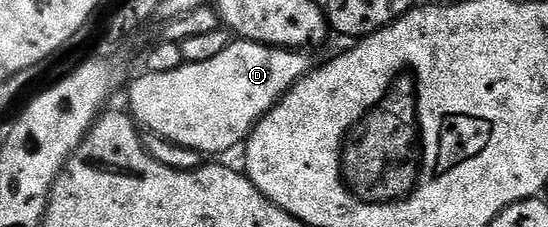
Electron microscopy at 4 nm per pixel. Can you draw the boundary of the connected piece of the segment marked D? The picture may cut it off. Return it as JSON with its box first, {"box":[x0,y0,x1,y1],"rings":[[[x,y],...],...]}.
{"box":[129,40,312,156],"rings":[[[234,40],[220,56],[207,60],[205,64],[185,63],[172,72],[142,75],[130,86],[129,113],[135,119],[146,118],[145,129],[159,134],[170,142],[184,148],[197,150],[203,156],[222,154],[233,146],[241,147],[254,131],[254,126],[281,98],[312,69],[309,53],[302,50],[283,50],[280,46],[265,46],[259,42]]]}

